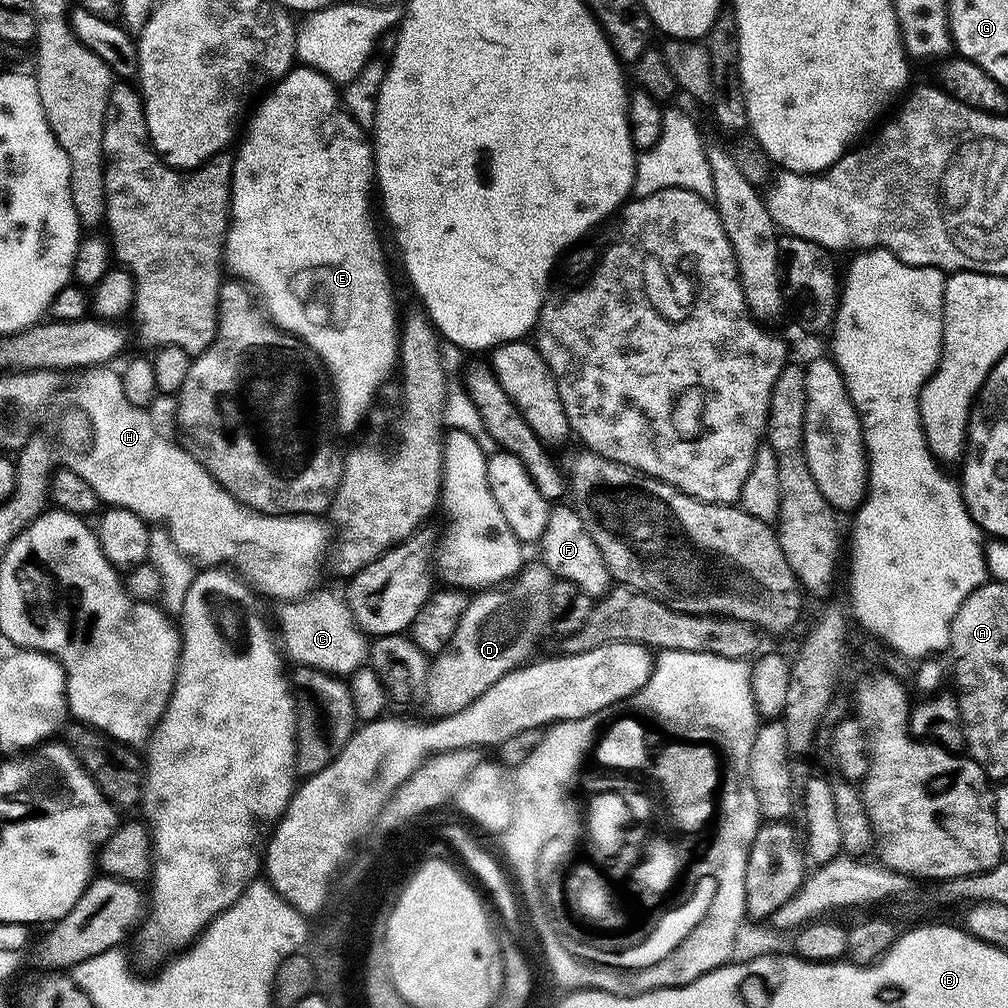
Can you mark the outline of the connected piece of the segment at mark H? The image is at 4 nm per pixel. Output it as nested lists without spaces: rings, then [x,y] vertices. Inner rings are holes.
[[[92,366],[87,369],[77,384],[64,386],[60,389],[54,400],[56,409],[52,412],[52,428],[56,431],[56,440],[54,439],[55,447],[58,449],[58,460],[63,467],[74,470],[74,474],[78,474],[78,478],[82,478],[85,482],[90,482],[90,490],[94,490],[94,494],[105,505],[114,508],[125,508],[134,514],[138,514],[145,522],[153,522],[152,520],[161,520],[163,527],[168,533],[168,537],[174,542],[174,546],[183,556],[189,560],[200,564],[220,564],[216,566],[227,566],[229,569],[235,570],[249,585],[261,588],[268,596],[273,596],[276,602],[286,600],[301,600],[302,597],[308,595],[317,587],[316,584],[320,580],[320,559],[325,559],[326,549],[328,544],[328,528],[323,524],[323,519],[314,516],[268,516],[264,512],[256,512],[252,508],[247,508],[245,504],[240,504],[235,498],[230,495],[227,490],[212,477],[209,472],[203,468],[194,459],[192,453],[187,448],[176,444],[172,440],[167,440],[166,437],[160,436],[160,432],[156,429],[154,421],[148,417],[149,413],[143,408],[134,406],[130,402],[130,398],[126,398],[125,392],[122,390],[122,382],[120,381],[120,373],[112,366]]]

